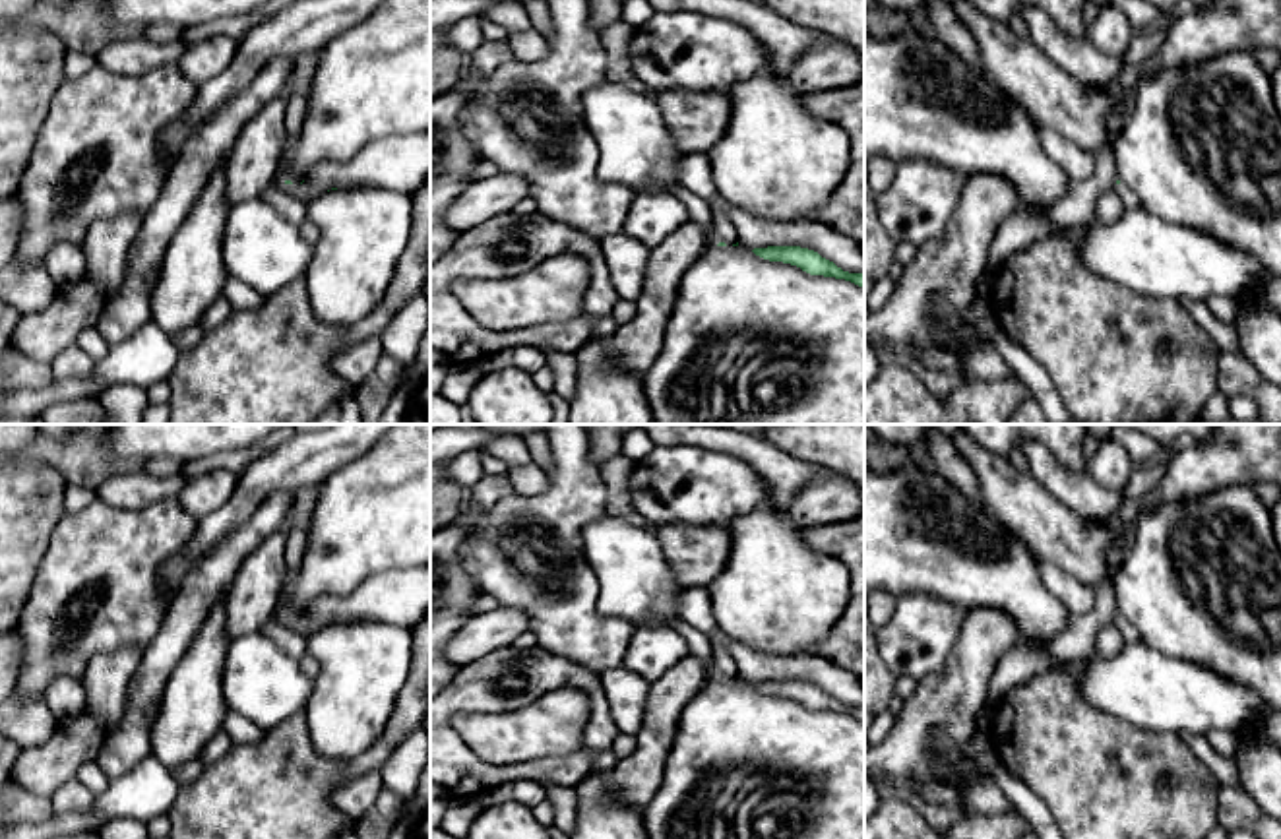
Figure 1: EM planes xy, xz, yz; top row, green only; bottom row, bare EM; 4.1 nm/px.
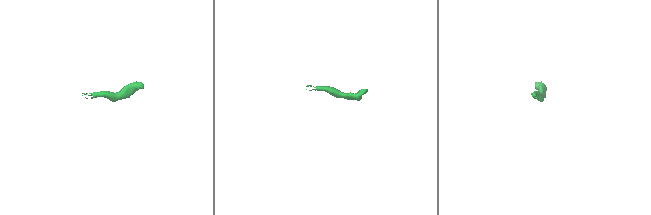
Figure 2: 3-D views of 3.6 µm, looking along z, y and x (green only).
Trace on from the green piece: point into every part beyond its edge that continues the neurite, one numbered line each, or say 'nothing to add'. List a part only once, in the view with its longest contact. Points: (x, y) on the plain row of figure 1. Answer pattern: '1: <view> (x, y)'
1: xy (305, 626)

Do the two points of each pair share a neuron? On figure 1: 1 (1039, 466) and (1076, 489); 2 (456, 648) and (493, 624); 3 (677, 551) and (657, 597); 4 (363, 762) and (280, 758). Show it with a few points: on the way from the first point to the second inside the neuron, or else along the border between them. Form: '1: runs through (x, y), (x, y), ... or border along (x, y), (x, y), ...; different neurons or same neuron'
1: runs through (1049, 473), (1066, 485); same neuron
2: runs through (466, 646), (483, 634); same neuron
3: border along (654, 528), (667, 568), (681, 590); different neurons
4: runs through (342, 770), (301, 770); same neuron

